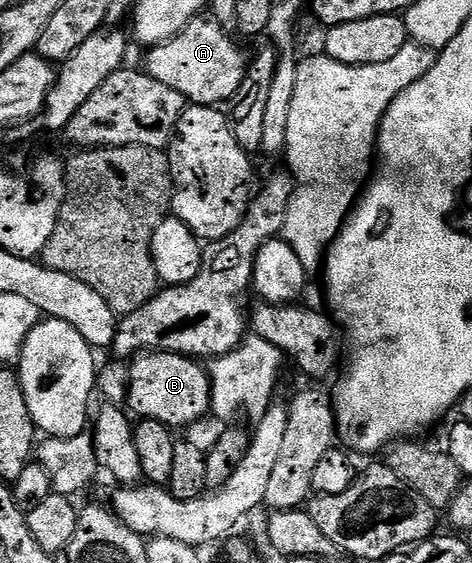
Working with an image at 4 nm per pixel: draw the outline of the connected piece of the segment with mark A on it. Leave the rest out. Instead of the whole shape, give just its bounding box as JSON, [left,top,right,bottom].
[142,18,250,105]

